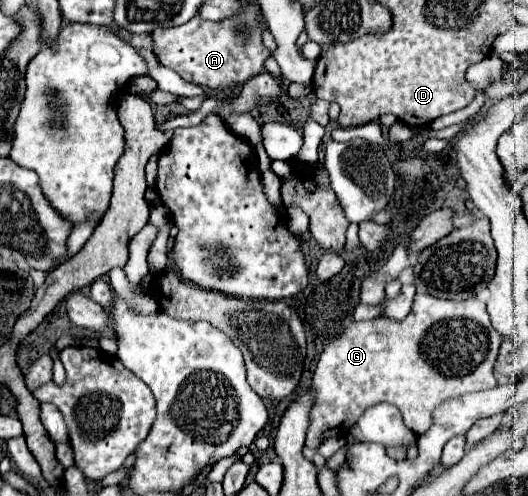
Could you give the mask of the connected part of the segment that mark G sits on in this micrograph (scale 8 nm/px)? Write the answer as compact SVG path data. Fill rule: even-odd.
M416 293L412 303L410 315L394 325L374 325L372 321L352 323L348 331L340 337L332 339L322 351L314 377L312 387L316 389L316 403L310 411L312 425L306 435L306 447L316 451L318 445L330 437L346 437L348 431L354 427L356 419L376 403L392 403L402 413L406 427L422 435L432 425L432 411L448 399L476 393L480 389L496 387L496 379L492 375L498 347L502 343L502 335L492 327L490 315L486 311L486 303L478 299L468 301L444 301L434 299L428 293Z

